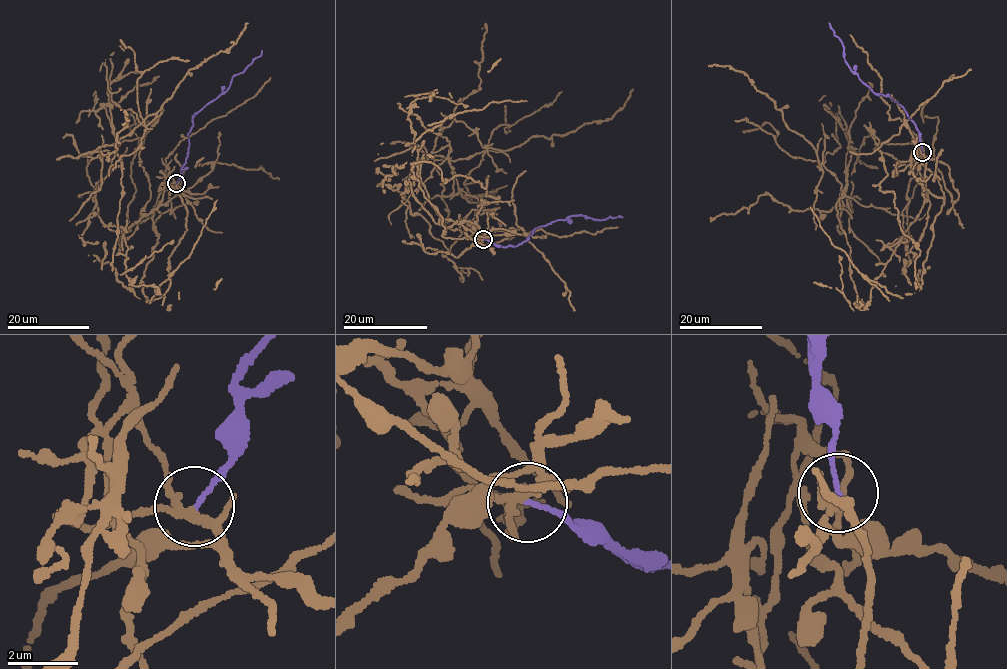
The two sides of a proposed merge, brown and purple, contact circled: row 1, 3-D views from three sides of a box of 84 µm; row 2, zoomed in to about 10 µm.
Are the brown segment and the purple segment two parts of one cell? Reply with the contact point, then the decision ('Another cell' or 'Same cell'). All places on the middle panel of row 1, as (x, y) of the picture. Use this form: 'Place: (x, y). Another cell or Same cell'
Place: (483, 239). Another cell

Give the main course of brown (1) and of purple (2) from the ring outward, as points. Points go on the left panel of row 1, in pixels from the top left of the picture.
1: (176, 182), (164, 175), (158, 205), (125, 232), (93, 199), (115, 143), (248, 23)
2: (176, 182), (186, 161), (192, 117), (225, 92), (231, 79), (259, 57), (262, 50)

